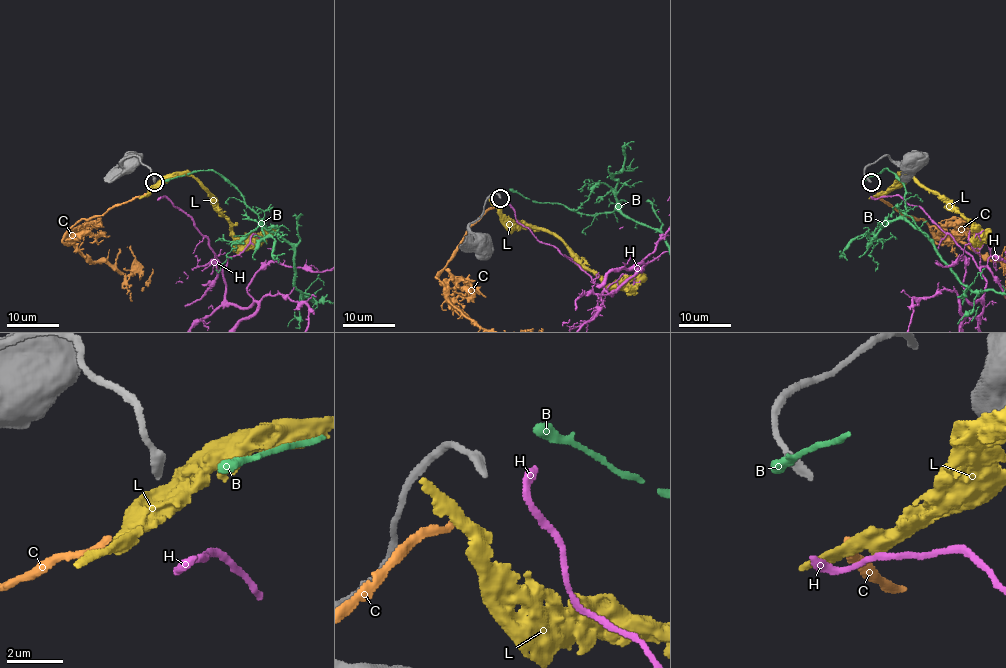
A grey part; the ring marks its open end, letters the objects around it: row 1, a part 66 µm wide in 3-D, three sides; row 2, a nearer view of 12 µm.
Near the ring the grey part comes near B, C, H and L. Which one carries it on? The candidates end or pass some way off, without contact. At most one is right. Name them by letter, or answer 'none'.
C

